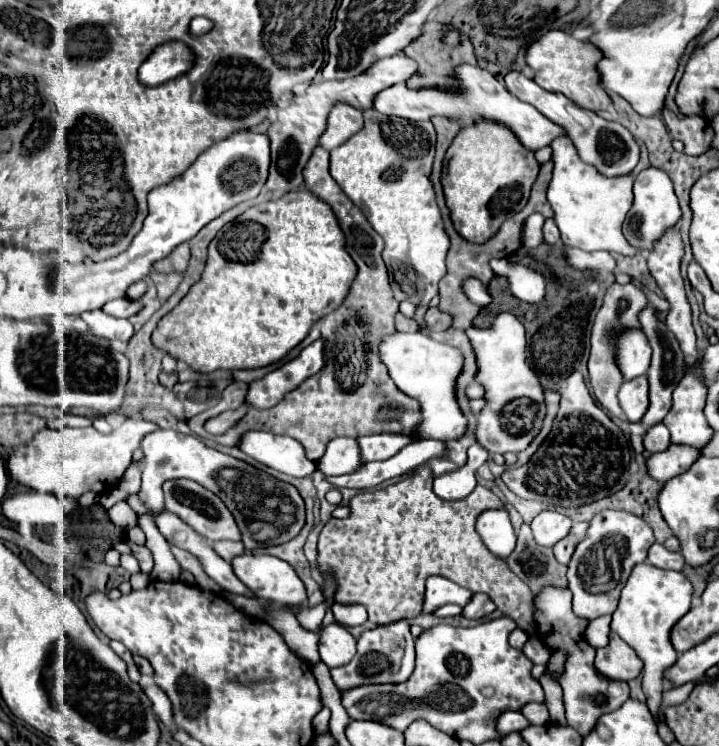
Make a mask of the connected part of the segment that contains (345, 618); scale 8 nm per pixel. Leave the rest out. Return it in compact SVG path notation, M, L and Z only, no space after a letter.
M335 603L331 609L333 609L333 615L335 615L335 621L345 625L345 627L363 625L367 621L367 611L365 611L363 605L341 605L341 603Z

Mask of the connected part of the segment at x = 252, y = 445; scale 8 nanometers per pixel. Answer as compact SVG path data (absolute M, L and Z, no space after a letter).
M251 431L243 435L239 449L259 463L293 477L307 477L315 471L315 463L307 459L303 445L287 435Z

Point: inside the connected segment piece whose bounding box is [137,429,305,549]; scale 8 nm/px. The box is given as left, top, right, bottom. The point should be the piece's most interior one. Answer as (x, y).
(268, 511)

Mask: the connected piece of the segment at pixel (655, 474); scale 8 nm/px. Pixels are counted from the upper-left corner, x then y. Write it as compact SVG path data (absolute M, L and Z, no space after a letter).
M671 445L665 451L653 453L647 459L647 473L651 479L665 483L675 475L681 475L691 467L691 463L699 457L697 447L683 447L683 445Z

